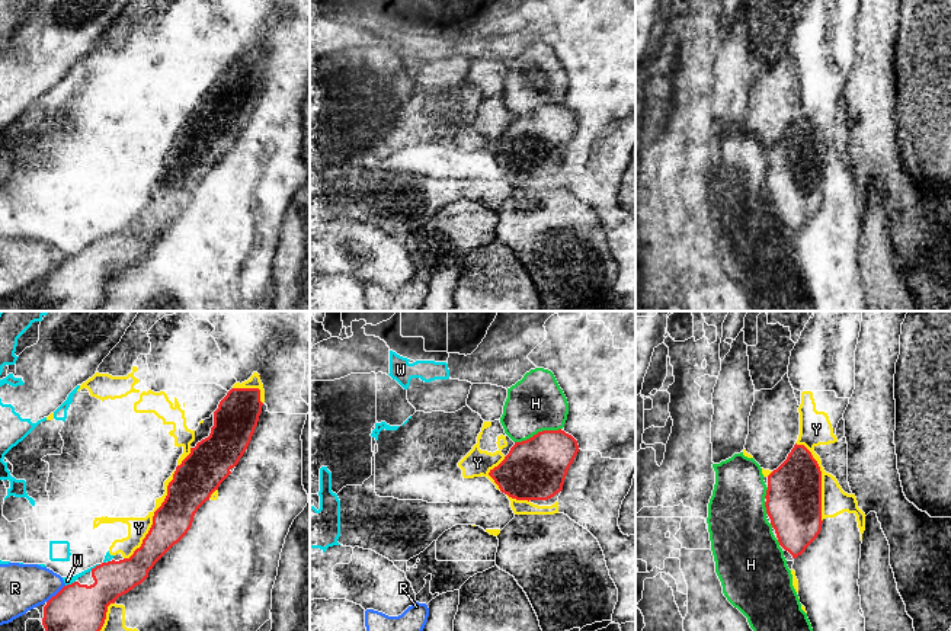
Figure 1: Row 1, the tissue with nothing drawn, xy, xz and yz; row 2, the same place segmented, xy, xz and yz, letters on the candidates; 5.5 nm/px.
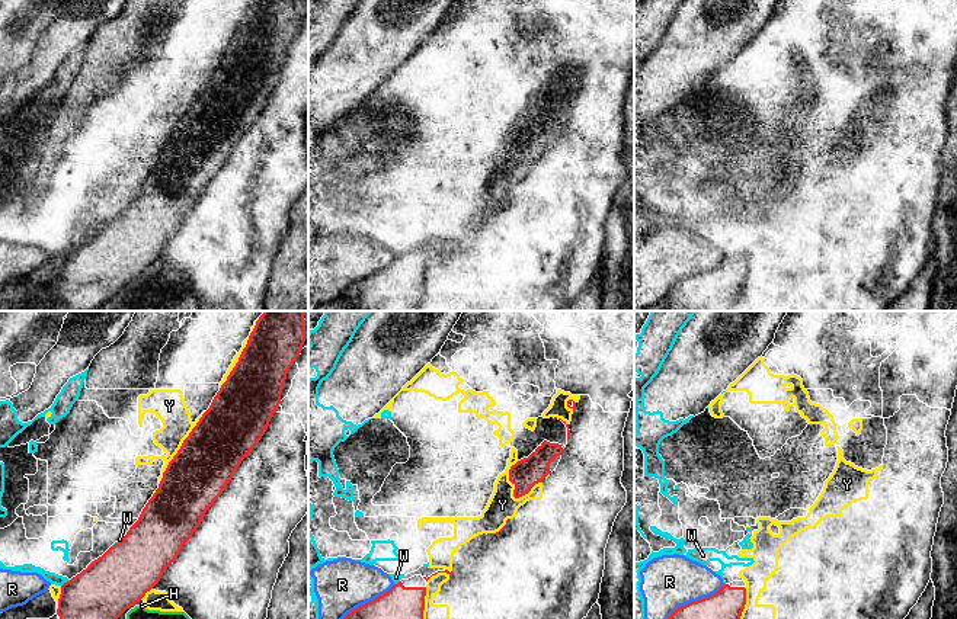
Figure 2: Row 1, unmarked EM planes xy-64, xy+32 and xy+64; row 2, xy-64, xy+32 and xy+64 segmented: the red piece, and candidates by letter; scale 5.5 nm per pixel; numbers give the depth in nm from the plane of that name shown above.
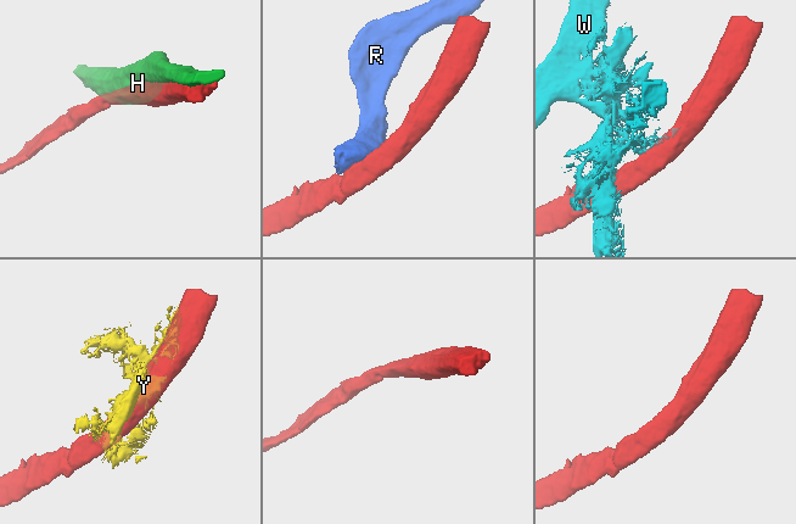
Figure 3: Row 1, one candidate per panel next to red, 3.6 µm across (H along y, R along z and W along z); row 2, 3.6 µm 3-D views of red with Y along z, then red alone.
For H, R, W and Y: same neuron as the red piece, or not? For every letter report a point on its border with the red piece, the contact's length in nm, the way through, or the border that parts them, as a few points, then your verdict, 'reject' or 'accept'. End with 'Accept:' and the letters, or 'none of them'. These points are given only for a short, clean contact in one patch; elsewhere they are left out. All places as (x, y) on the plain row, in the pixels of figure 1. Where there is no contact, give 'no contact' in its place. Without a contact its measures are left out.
H: xz (538, 106) | 260 nm | reject
R: xy (57, 268) | 140 nm | reject
W: xy (96, 240) | 70 nm | reject
Y: xy (153, 191) | 550 nm | reject
Accept: none of them

